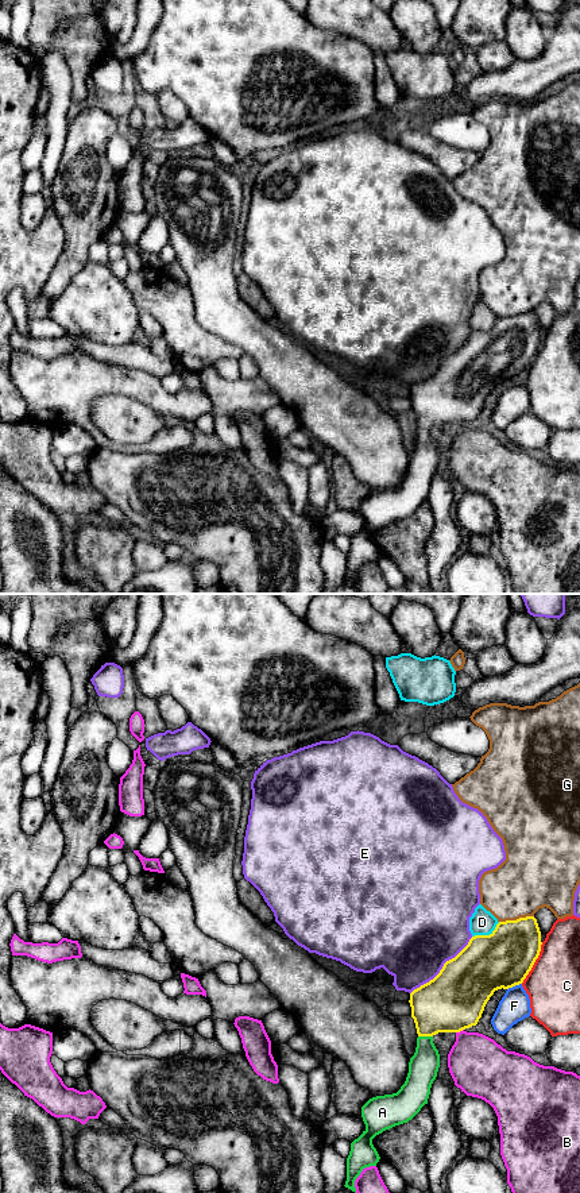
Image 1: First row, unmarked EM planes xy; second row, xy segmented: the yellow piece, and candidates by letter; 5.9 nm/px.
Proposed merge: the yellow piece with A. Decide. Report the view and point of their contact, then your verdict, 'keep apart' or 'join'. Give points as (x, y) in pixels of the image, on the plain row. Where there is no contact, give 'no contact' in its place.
contact xy (425, 431); join

